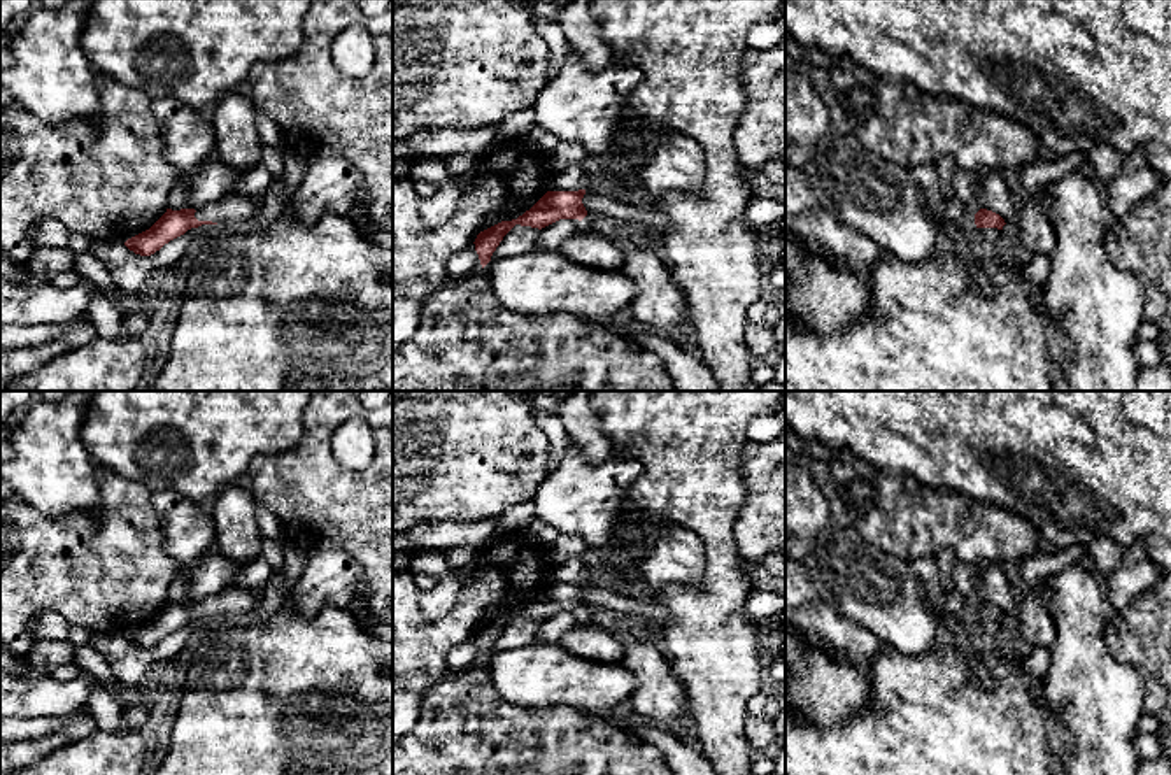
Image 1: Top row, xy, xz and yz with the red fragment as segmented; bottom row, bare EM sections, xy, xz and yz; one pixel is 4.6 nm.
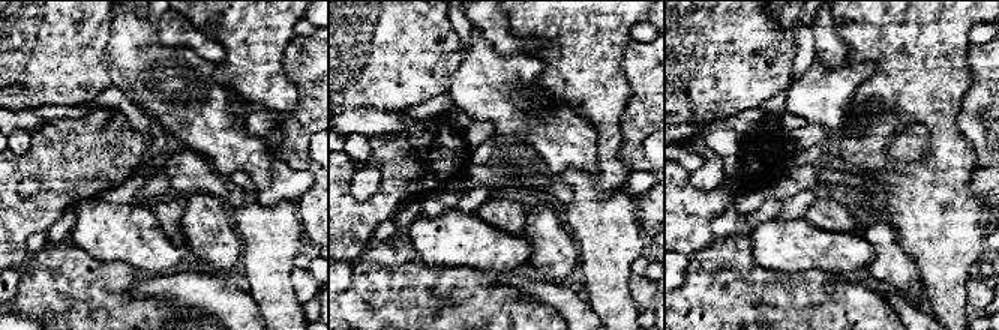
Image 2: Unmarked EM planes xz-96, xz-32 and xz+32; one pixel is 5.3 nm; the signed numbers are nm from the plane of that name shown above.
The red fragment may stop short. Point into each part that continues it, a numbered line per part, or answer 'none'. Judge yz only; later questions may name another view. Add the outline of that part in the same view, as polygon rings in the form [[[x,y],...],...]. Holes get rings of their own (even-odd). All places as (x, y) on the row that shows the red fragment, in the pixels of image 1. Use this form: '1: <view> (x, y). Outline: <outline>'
none

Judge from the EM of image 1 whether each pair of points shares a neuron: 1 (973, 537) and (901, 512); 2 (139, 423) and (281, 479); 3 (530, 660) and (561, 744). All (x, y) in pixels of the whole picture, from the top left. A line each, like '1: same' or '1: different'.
1: same
2: different
3: different

